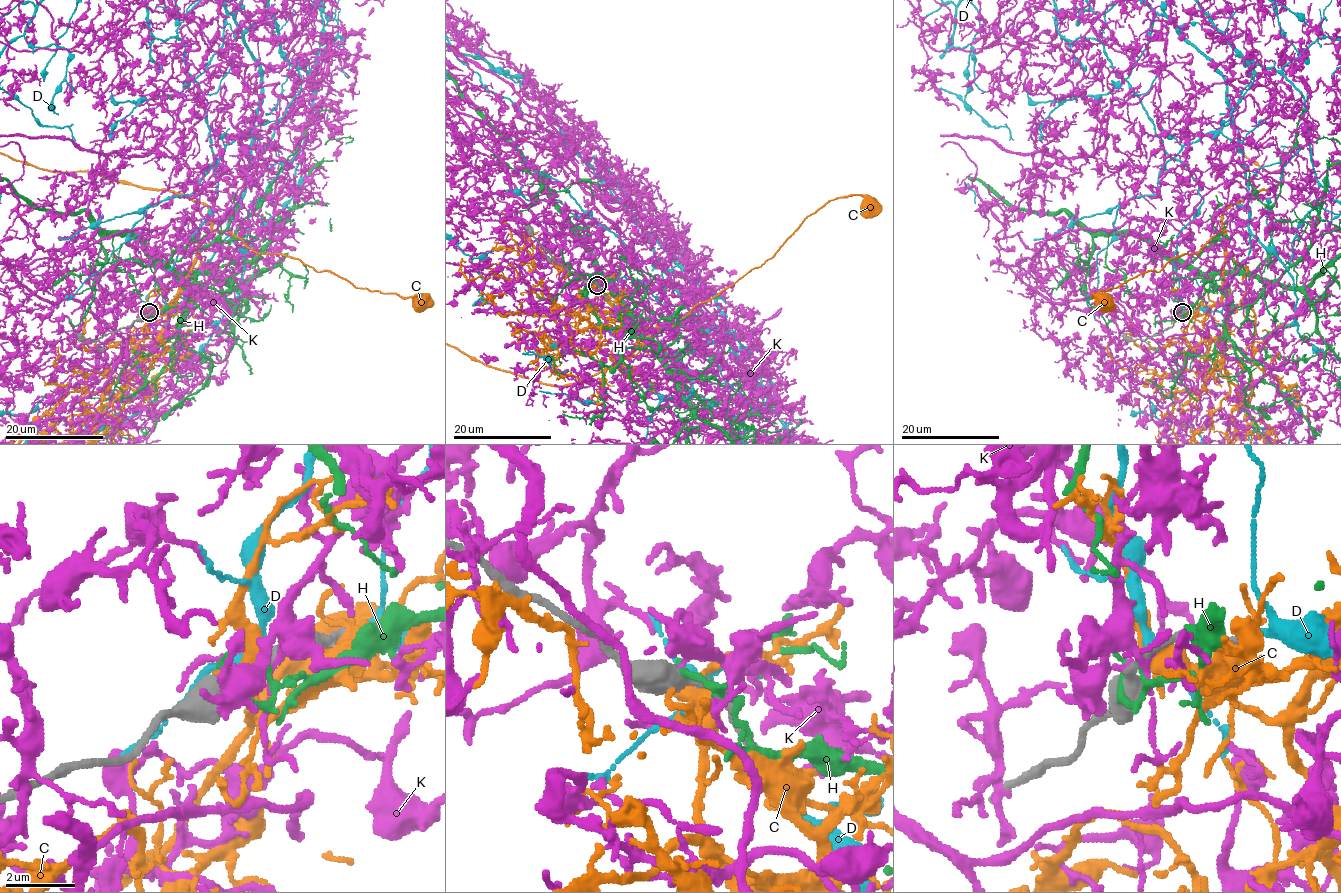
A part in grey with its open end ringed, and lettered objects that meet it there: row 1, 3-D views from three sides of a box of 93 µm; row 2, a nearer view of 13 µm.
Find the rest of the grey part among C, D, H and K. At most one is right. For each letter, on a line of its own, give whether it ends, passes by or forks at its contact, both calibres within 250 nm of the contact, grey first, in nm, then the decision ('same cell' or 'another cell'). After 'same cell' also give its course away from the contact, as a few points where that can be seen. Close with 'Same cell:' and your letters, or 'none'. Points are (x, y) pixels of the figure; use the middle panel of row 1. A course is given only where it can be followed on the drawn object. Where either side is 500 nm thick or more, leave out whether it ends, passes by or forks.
C: it passes by; calibres 240 and 480 nm; another cell
D: it passes by; calibres 240 and 240 nm; same cell
H: it passes by; calibres 240 and 130 nm; another cell
K: it forks; calibres 240 and 200 nm; another cell
Same cell: D

